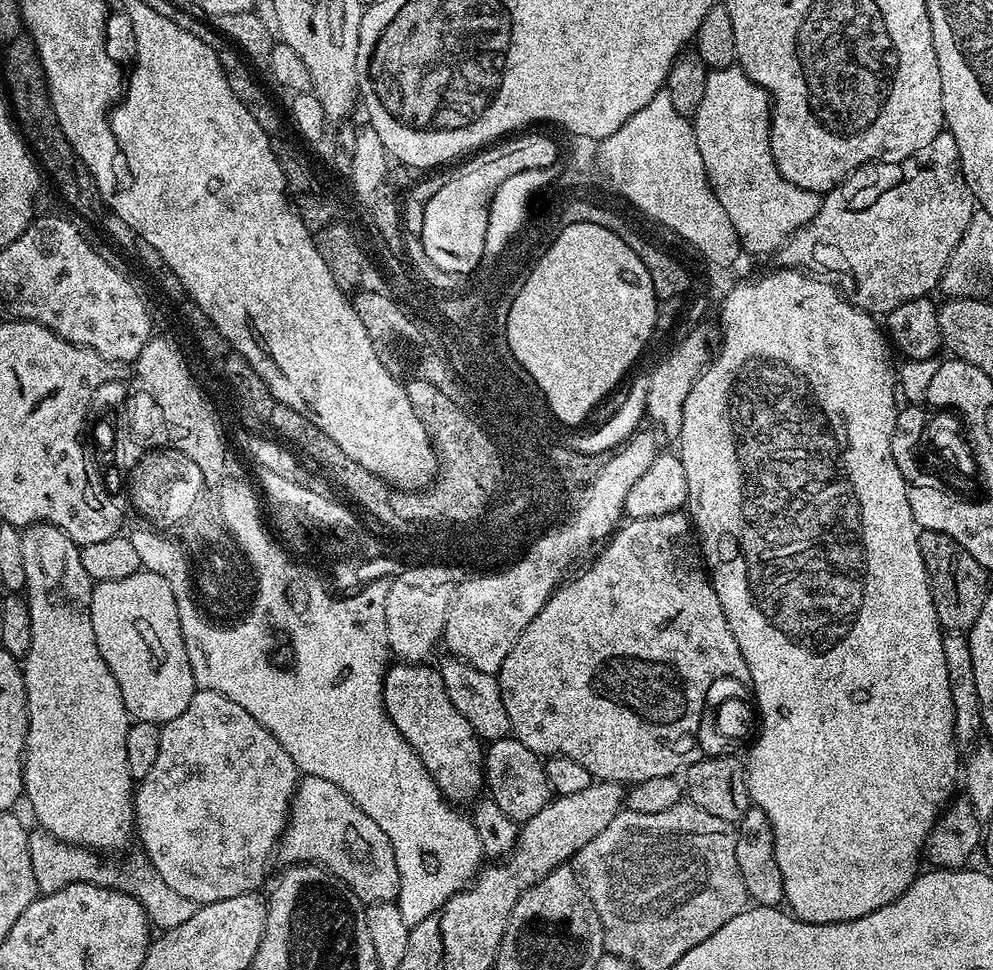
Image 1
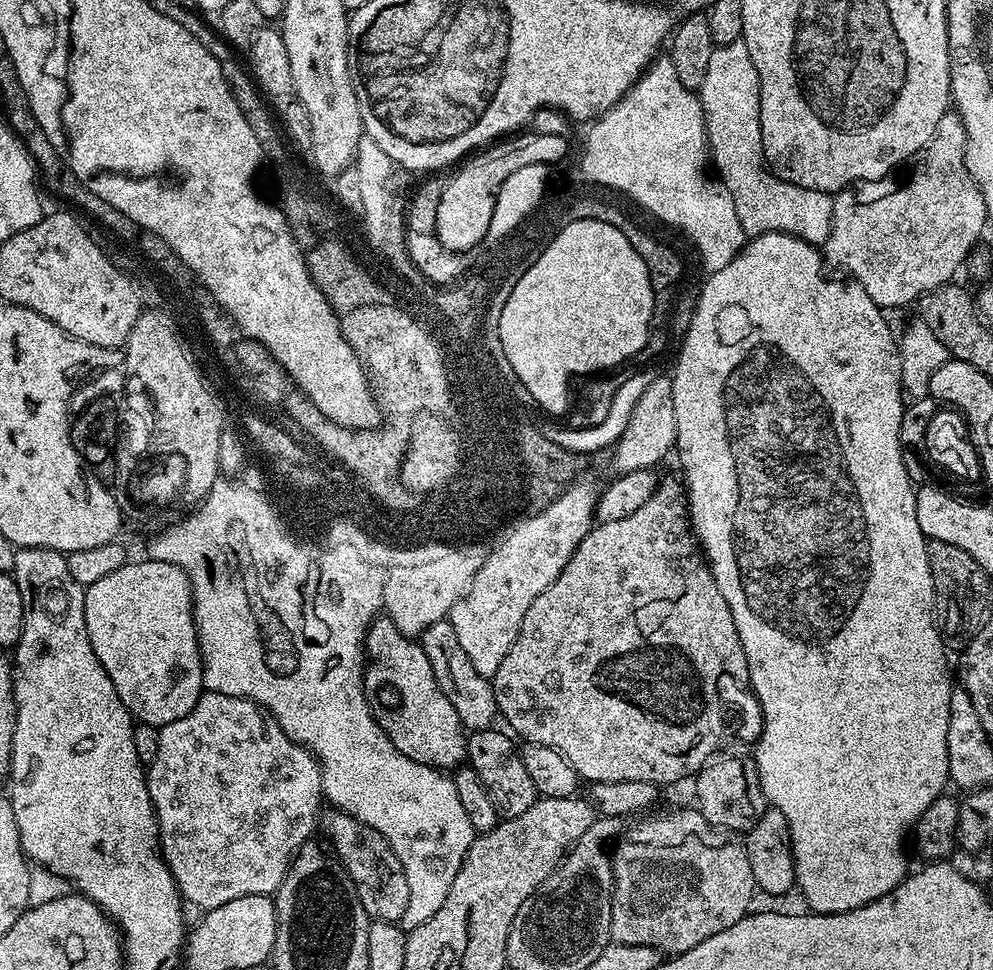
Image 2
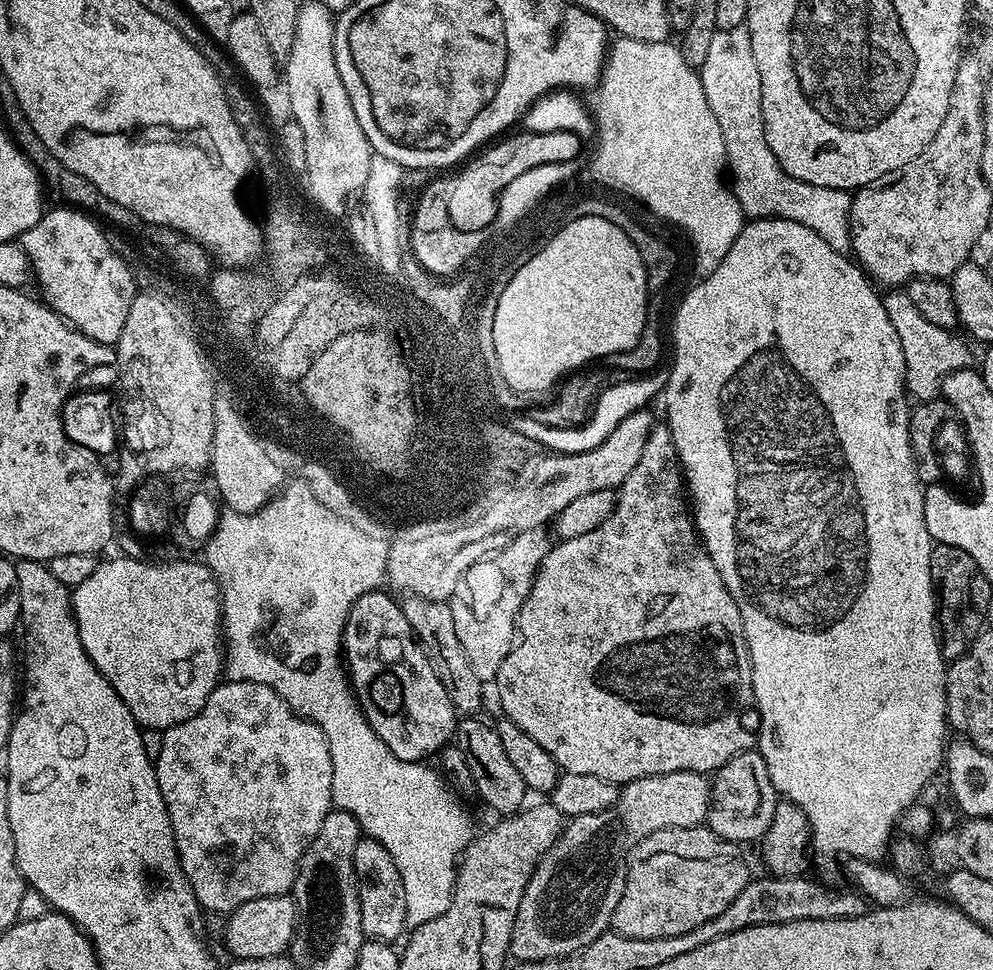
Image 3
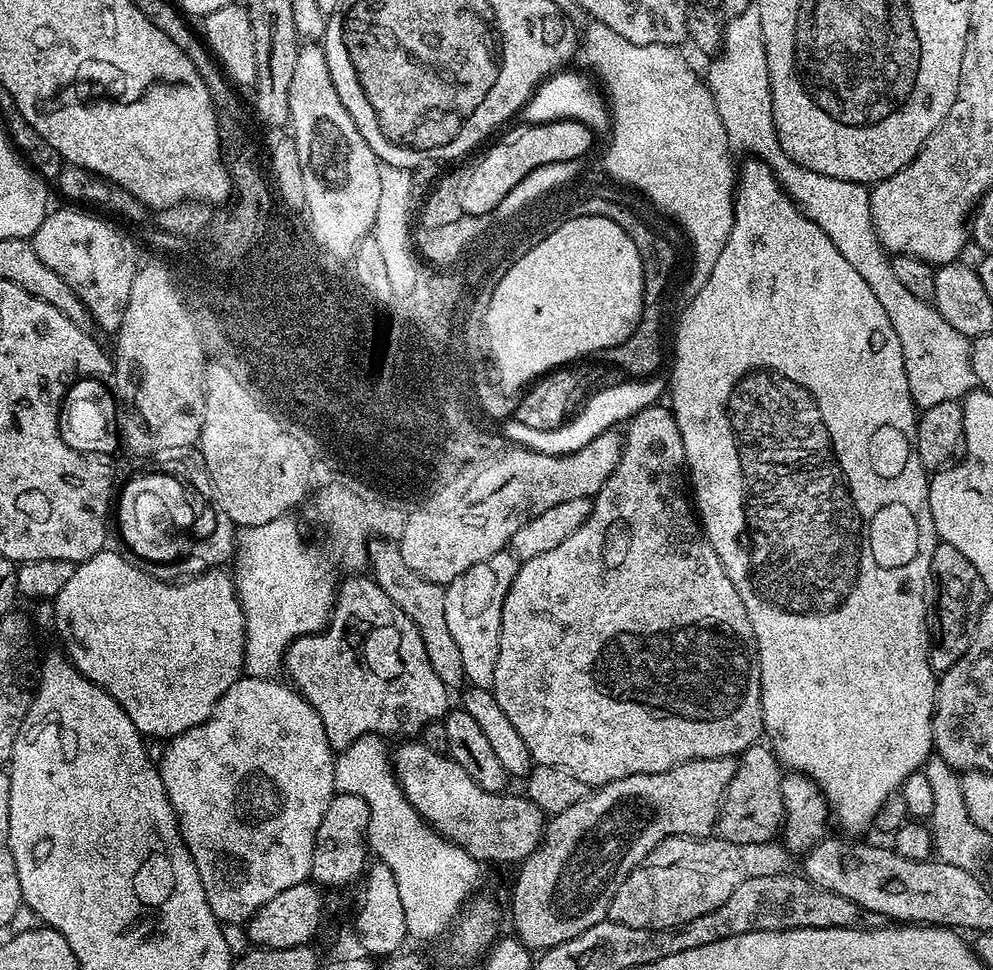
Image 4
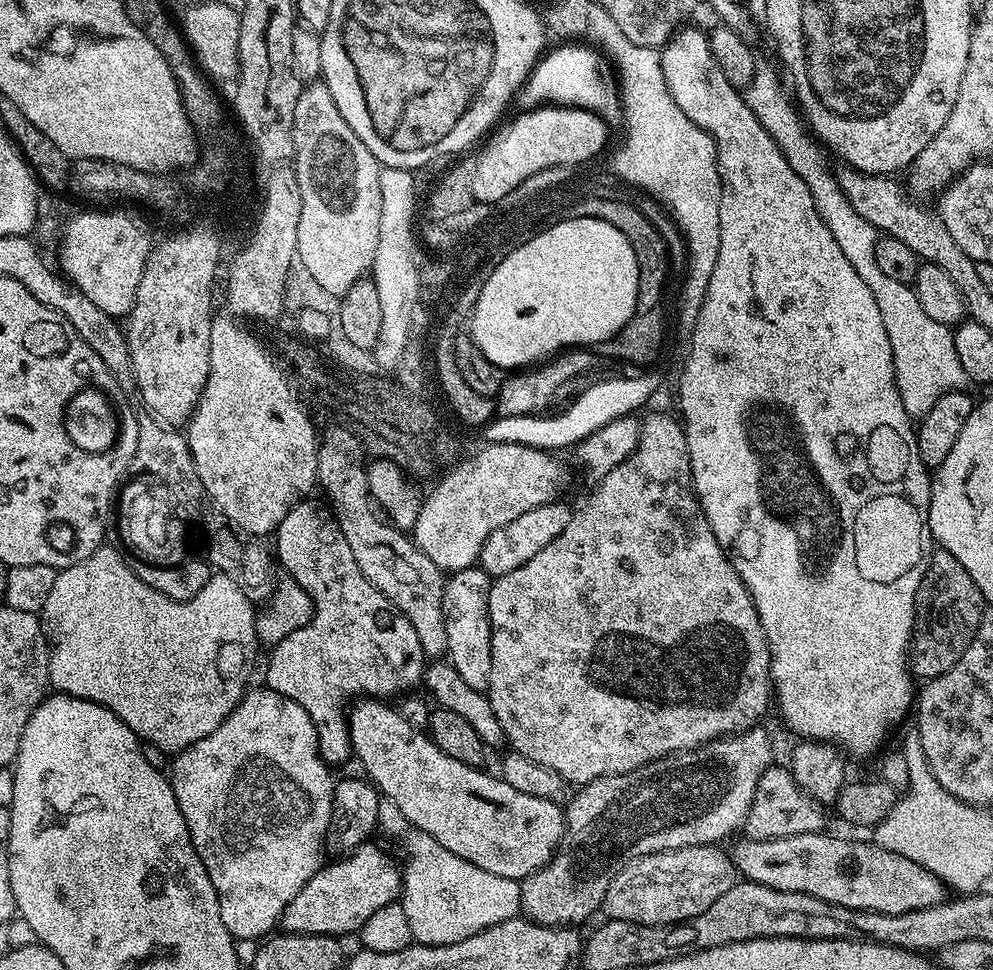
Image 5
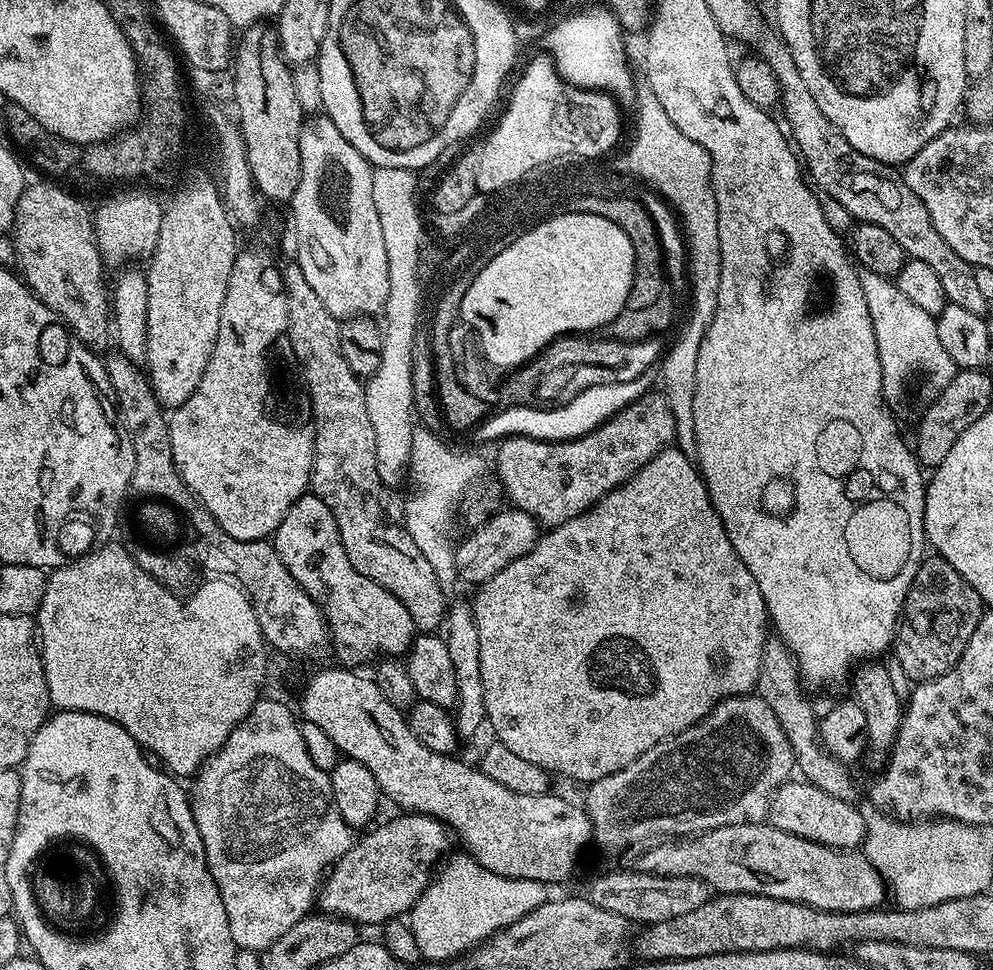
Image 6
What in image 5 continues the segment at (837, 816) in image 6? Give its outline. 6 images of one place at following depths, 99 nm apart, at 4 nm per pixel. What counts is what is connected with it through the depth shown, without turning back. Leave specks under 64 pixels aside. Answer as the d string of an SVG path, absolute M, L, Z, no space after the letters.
M773 766L762 774L742 828L750 840L777 840L803 832L824 832L824 812L825 805L804 793L787 767Z

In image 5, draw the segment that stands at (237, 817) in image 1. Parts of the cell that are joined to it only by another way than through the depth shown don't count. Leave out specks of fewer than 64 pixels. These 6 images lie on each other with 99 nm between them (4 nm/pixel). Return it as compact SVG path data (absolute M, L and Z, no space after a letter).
M249 687L238 702L238 706L234 706L232 713L224 719L222 726L218 726L218 730L214 730L214 734L175 753L174 764L177 764L177 768L176 773L171 773L170 779L174 798L178 798L178 810L182 810L182 818L186 818L186 826L190 830L194 850L198 858L202 858L202 866L206 866L206 874L210 874L210 882L218 894L218 910L222 910L222 922L226 922L226 930L230 930L230 934L236 940L259 941L279 925L280 915L286 910L290 898L294 898L294 894L298 894L298 890L302 890L302 886L306 886L306 882L310 882L310 878L314 878L314 874L322 866L322 861L325 859L323 856L326 856L324 835L328 833L332 813L334 776L328 773L331 772L329 765L321 760L319 752L315 750L304 752L304 736L312 738L316 734L316 727L310 714L306 714L306 710L298 706L298 702L278 694L273 688L256 687Z

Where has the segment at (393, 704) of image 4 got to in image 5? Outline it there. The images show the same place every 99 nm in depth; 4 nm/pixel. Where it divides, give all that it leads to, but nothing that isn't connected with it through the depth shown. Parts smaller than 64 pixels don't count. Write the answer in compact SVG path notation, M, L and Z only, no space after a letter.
M305 498L300 503L294 505L290 510L290 514L286 514L286 518L282 518L282 522L276 527L274 533L276 539L276 548L274 547L274 556L280 564L285 568L287 575L296 581L296 584L302 586L304 592L312 597L312 619L306 626L302 626L298 630L294 630L286 638L282 638L271 649L272 657L268 660L268 669L265 670L264 676L267 687L273 688L278 694L282 694L286 698L290 698L294 702L298 702L298 706L302 706L302 710L306 710L306 714L310 714L310 718L316 727L314 737L315 751L320 753L321 760L329 766L335 764L344 764L350 760L350 745L348 743L348 721L346 719L346 704L344 708L344 700L351 701L353 698L360 698L367 694L372 698L392 698L388 696L399 697L401 694L407 693L415 684L419 685L424 679L424 670L426 667L426 657L422 650L422 642L418 642L418 634L414 631L414 626L410 626L410 622L400 611L395 608L386 598L386 594L379 592L377 588L371 584L366 578L366 574L362 574L362 570L358 570L358 562L354 562L354 553L350 551L350 546L346 543L346 538L342 534L342 530L338 526L335 516L327 507L324 508L320 504L315 504L312 498Z

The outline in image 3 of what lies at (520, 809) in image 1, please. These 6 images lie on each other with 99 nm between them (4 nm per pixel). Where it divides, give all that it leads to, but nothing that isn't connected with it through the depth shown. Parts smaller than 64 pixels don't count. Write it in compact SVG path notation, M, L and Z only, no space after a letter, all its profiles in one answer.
M464 718L457 723L454 737L455 747L466 754L466 762L470 765L470 775L474 777L475 795L480 795L501 817L512 815L525 807L530 793L526 782L522 782L518 769L510 763L506 749L502 747L502 738L498 738L495 727L491 723L483 724L480 718Z

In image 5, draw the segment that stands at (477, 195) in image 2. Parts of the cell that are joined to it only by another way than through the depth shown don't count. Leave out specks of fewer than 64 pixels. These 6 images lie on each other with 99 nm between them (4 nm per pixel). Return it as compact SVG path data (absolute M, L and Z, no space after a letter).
M541 106L519 113L508 125L495 129L492 141L479 149L483 160L475 177L475 191L482 197L481 204L492 202L497 196L503 196L510 187L546 167L566 162L586 162L594 154L605 151L610 135L607 124L598 118L598 114L581 108L562 108L559 106Z

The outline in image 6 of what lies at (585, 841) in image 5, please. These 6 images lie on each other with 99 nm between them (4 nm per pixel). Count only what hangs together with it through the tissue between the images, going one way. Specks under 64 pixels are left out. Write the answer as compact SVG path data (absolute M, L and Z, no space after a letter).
M759 694L729 696L728 699L721 700L710 715L703 716L694 726L678 733L677 736L670 737L669 740L658 742L658 746L646 750L646 754L642 754L634 762L630 762L630 766L626 766L606 778L598 778L592 784L587 785L588 797L582 800L582 807L587 812L588 819L592 821L592 835L595 843L600 843L608 852L624 852L627 848L634 847L635 844L644 846L649 842L659 841L661 838L699 836L701 832L709 832L715 828L730 826L731 824L759 824L768 815L772 796L783 784L788 783L793 772L794 761L790 742L786 740L786 734L782 734L782 726L778 726L778 718L774 718L774 710L770 710L770 706L766 706L766 702Z

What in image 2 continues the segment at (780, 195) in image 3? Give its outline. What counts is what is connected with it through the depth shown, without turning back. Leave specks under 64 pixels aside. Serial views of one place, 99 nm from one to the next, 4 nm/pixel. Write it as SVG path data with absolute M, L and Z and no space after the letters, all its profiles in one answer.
M743 39L713 47L710 66L706 66L706 82L702 82L698 95L704 111L704 129L708 135L710 164L715 175L726 186L726 190L730 190L730 198L734 198L734 211L738 213L738 222L742 222L745 237L761 236L767 232L785 232L802 238L807 244L823 245L832 225L833 197L826 192L794 186L775 176L771 168L765 164L760 133L758 70L754 70L754 62L750 62L750 50L746 50Z

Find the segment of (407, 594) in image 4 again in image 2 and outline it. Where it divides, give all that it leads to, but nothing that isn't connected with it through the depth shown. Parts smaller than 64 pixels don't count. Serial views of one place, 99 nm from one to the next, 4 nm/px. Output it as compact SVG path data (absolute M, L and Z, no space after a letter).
M445 618L434 622L434 626L418 637L418 642L423 646L426 658L430 658L430 666L434 666L434 678L438 678L442 694L446 694L446 698L450 698L450 706L458 710L460 725L469 733L493 727L497 723L495 720L498 720L498 709L491 679L474 670L466 650L462 650L458 643L458 634L454 634L451 620Z

